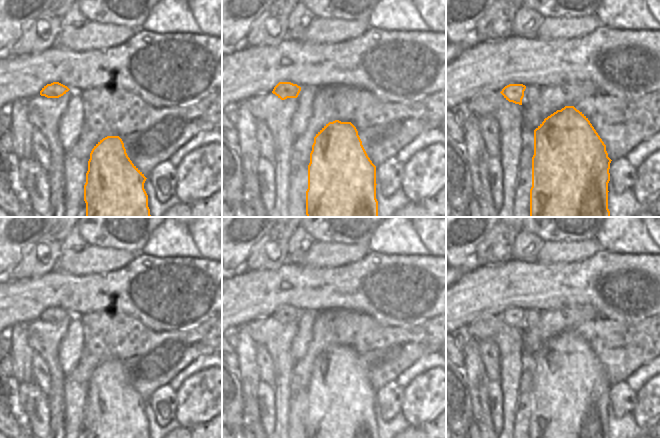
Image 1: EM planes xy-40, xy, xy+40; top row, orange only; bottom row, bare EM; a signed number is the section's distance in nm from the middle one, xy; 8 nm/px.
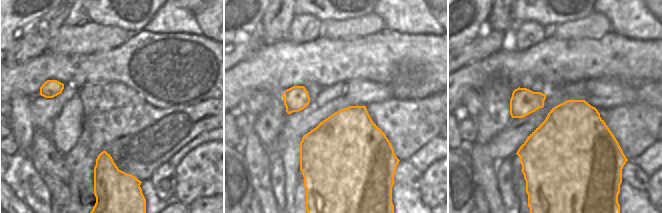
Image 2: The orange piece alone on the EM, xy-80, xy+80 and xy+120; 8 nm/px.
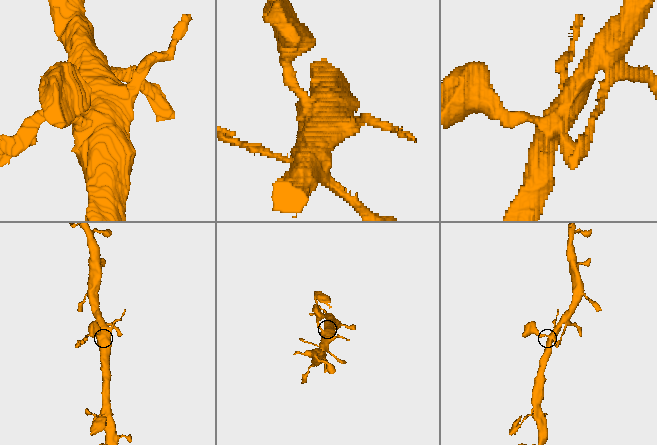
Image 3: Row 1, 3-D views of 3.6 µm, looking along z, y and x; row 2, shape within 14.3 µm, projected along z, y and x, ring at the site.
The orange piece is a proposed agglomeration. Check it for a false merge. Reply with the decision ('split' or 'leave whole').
leave whole

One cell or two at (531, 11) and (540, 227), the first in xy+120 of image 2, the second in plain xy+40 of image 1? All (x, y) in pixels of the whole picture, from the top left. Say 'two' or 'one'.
one

